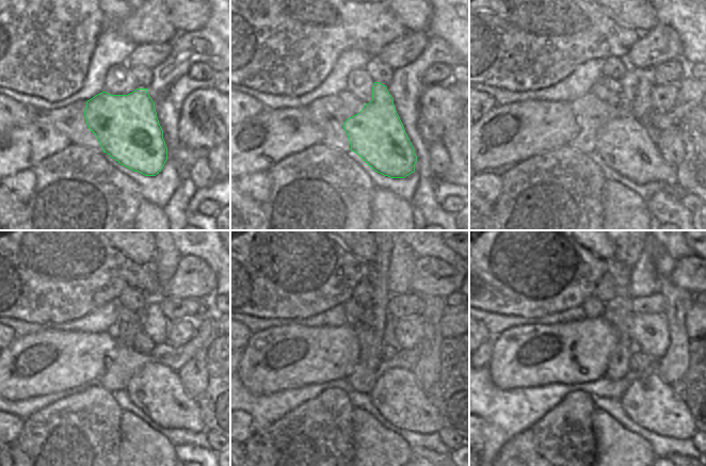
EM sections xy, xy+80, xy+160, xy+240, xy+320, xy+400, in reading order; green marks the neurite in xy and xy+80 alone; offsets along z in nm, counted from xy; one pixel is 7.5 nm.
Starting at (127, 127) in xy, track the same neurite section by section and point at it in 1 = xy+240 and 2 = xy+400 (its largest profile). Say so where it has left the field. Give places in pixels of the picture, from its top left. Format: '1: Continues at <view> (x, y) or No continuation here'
1: Continues at xy+240 (156, 389)
2: Continues at xy+400 (652, 403)

